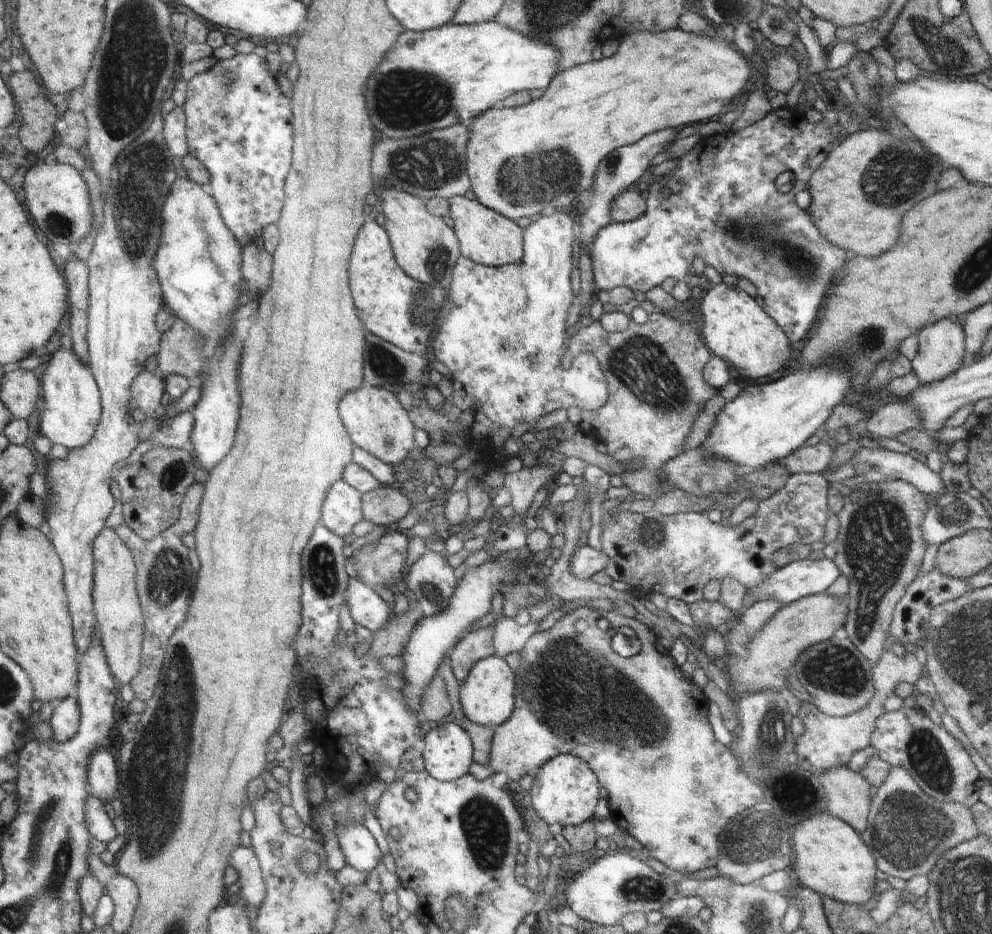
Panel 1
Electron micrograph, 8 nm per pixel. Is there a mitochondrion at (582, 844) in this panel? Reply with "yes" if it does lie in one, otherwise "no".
no

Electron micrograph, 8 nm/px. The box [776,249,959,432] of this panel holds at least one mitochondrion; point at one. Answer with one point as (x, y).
(868, 340)

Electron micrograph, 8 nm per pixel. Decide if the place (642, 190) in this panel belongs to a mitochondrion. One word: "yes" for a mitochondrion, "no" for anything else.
no

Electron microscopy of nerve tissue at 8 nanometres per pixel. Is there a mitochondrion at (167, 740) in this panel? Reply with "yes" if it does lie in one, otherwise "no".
yes

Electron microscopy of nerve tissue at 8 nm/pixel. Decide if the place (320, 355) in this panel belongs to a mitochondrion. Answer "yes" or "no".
no

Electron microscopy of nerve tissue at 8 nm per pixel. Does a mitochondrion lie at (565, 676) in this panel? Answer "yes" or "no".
yes

